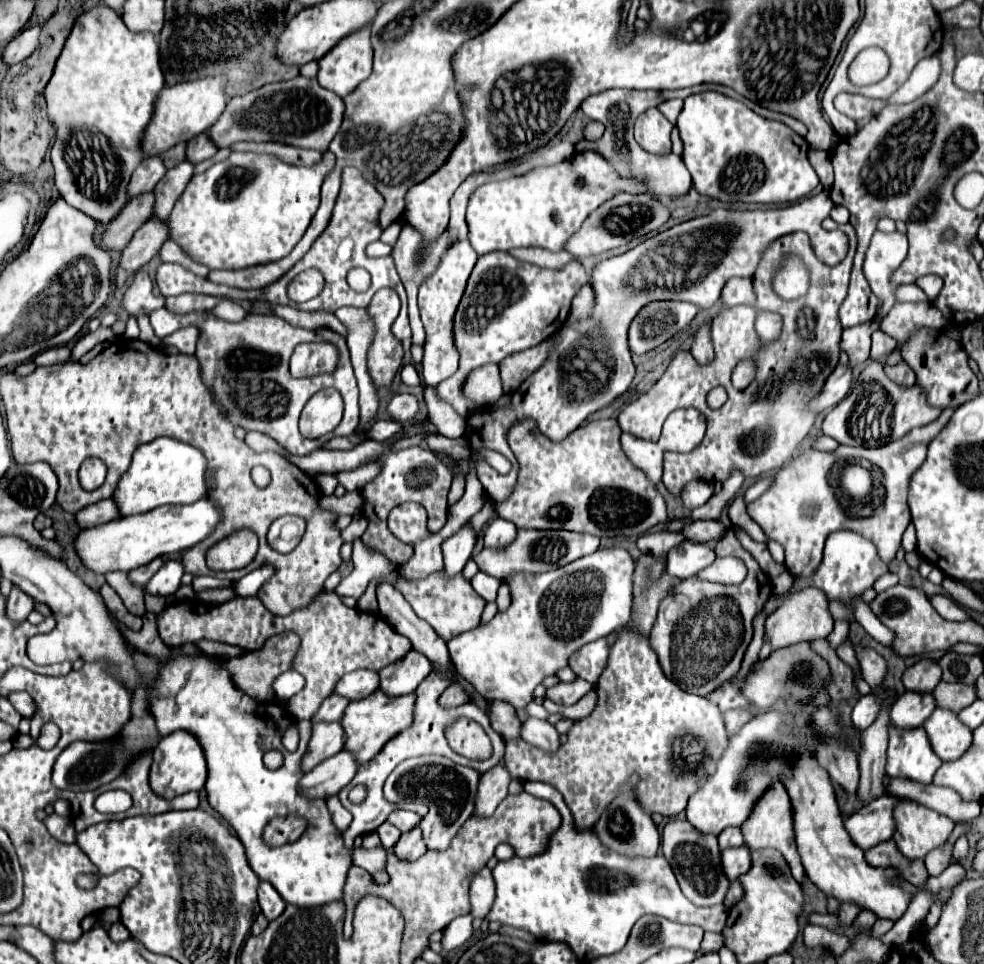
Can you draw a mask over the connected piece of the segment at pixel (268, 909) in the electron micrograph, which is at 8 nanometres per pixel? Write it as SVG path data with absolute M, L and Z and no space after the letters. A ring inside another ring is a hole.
M260 881L258 903L260 903L260 909L262 909L262 913L266 915L268 921L276 919L284 911L284 907L286 907L284 899L280 899L280 893L266 881Z

